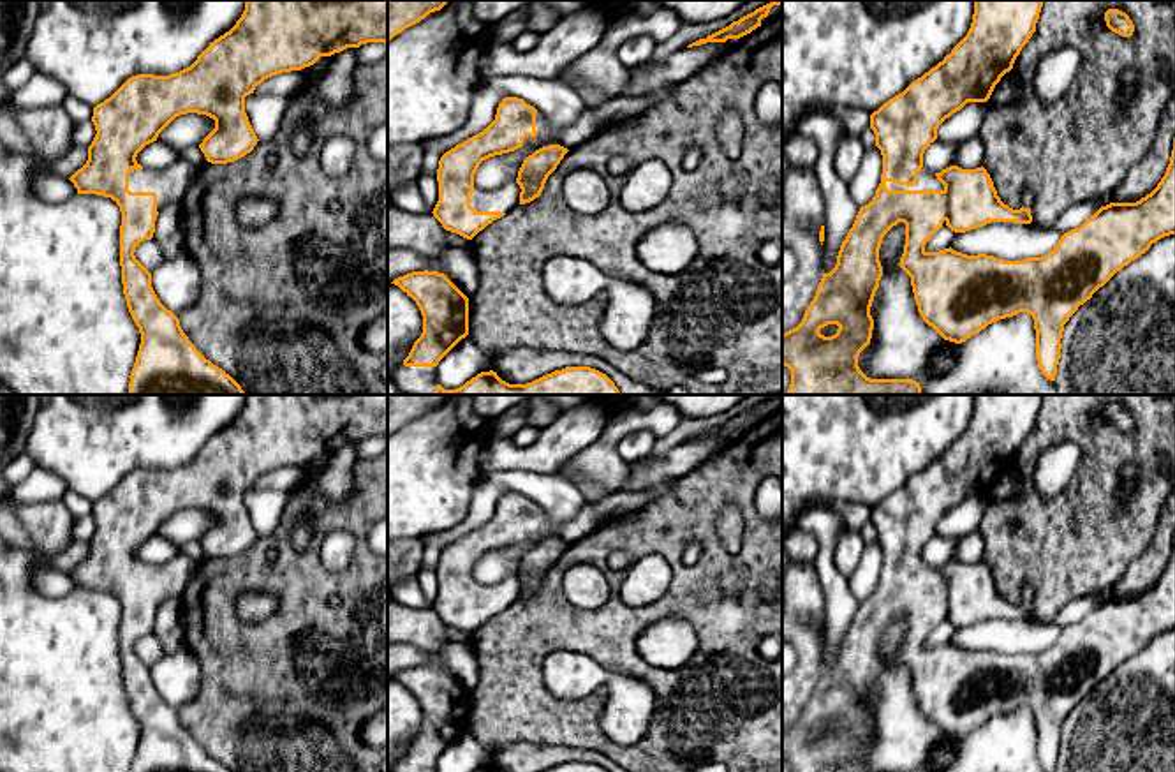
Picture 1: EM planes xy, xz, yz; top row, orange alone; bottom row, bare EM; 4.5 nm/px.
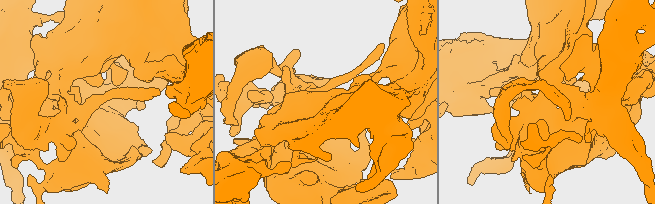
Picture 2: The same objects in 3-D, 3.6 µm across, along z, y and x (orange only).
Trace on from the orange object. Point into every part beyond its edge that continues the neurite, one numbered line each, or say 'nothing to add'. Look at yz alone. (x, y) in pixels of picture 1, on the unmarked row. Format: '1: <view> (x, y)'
1: yz (927, 575)

